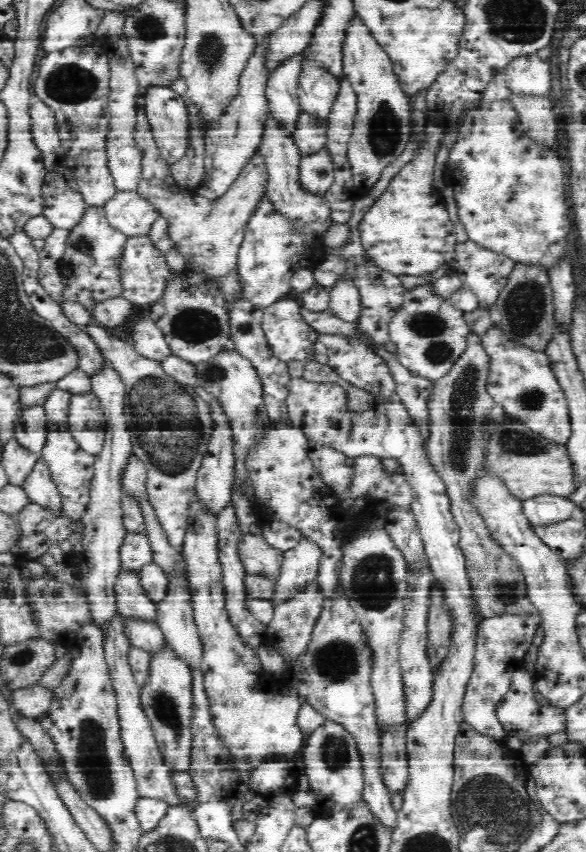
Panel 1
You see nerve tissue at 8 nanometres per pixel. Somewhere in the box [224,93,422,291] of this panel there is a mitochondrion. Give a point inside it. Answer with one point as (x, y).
(383, 124)

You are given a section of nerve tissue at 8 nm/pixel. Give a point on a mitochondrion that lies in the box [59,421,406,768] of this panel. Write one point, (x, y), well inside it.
(373, 581)

